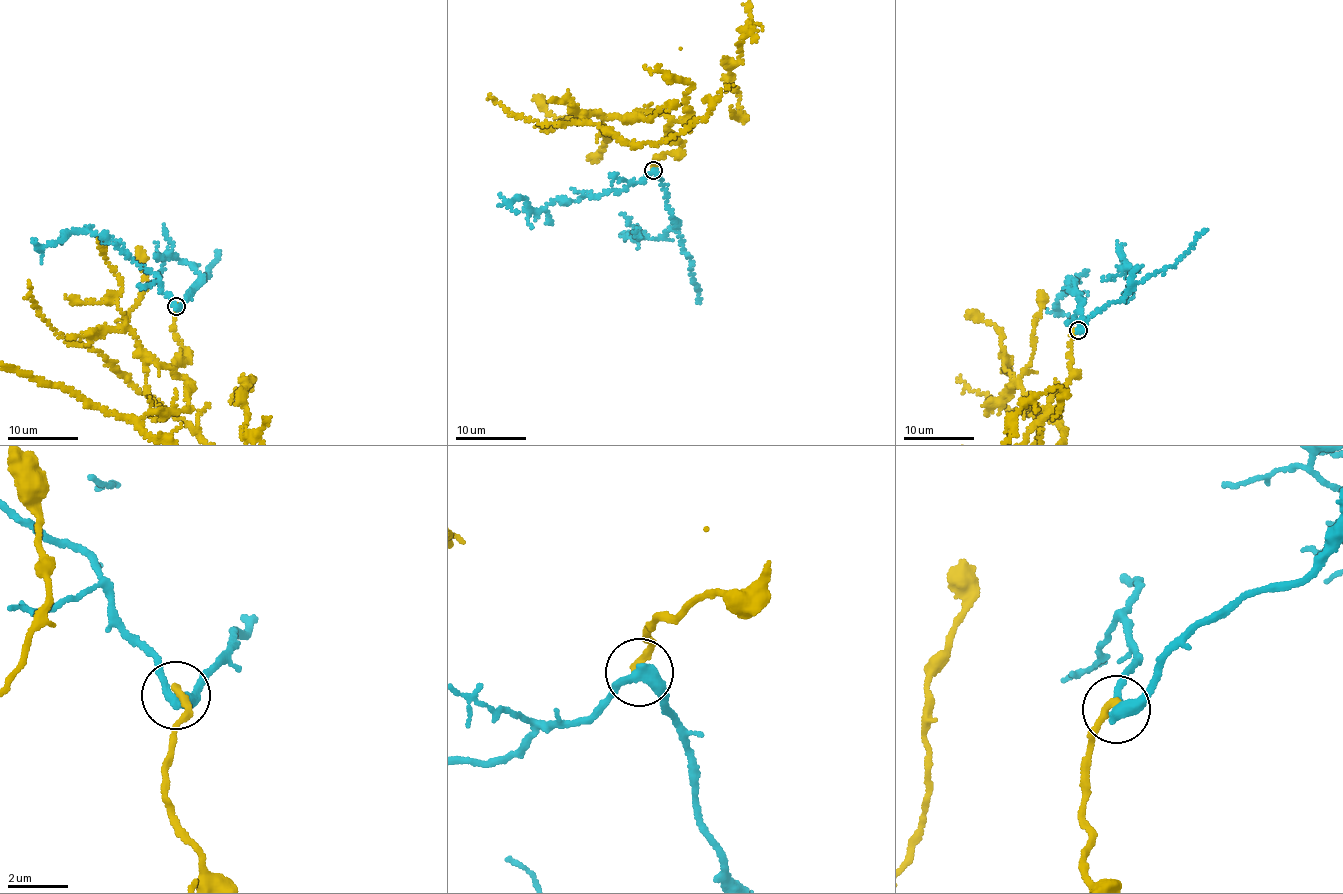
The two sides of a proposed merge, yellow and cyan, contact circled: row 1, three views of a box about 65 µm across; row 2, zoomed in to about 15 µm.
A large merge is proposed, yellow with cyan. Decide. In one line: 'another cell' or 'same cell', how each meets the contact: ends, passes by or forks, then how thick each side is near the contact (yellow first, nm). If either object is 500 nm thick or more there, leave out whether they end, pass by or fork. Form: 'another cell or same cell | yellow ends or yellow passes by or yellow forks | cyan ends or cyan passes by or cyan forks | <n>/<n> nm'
another cell | yellow ends | cyan passes by | 240/380 nm

